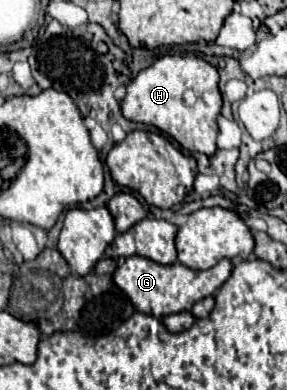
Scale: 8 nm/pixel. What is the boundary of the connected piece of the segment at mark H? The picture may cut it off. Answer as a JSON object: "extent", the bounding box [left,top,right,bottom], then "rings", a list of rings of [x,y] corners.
{"extent":[120,56,222,156],"rings":[[[162,56],[148,68],[140,70],[126,86],[126,96],[120,102],[124,118],[156,126],[164,134],[170,134],[182,148],[190,152],[204,152],[212,156],[216,152],[216,118],[222,108],[222,96],[218,90],[218,72],[212,64],[198,56]]]}

